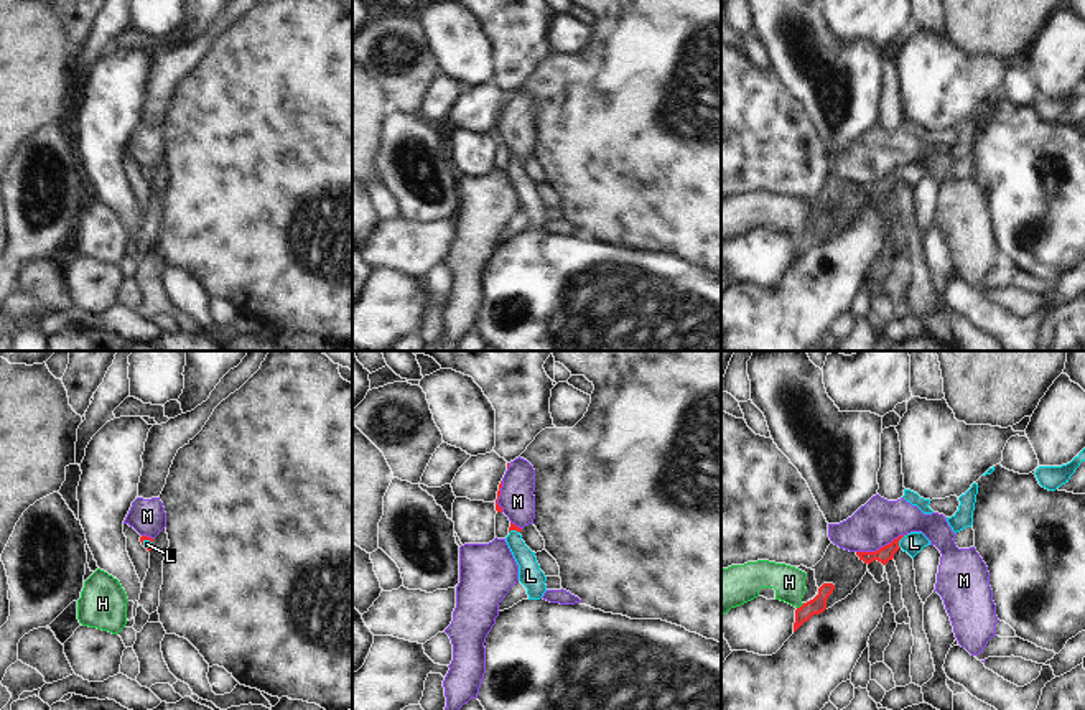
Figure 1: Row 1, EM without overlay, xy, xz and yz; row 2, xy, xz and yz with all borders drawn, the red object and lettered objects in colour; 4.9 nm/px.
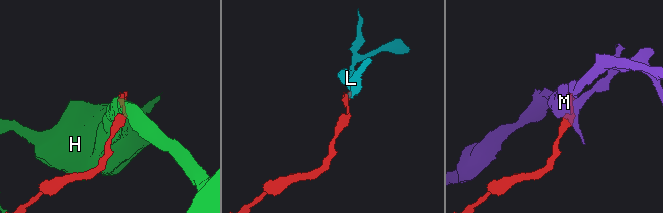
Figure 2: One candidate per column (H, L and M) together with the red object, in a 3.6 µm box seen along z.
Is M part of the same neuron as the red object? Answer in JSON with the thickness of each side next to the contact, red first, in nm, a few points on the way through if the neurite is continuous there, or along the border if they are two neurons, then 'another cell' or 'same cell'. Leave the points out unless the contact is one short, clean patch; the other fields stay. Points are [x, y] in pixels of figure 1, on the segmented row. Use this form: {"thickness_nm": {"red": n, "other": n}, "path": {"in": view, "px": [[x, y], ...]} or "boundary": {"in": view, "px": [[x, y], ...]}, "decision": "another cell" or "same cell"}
{"thickness_nm": {"red": 80, "other": 220}, "boundary": {"in": "yz", "px": [[906, 532], [875, 551], [856, 552]]}, "decision": "another cell"}

